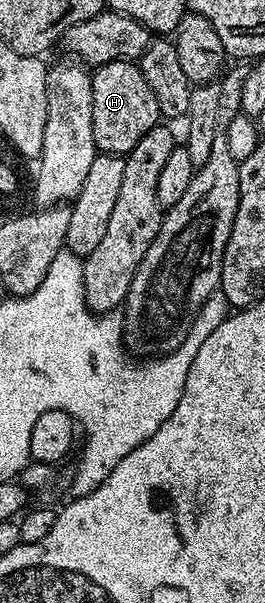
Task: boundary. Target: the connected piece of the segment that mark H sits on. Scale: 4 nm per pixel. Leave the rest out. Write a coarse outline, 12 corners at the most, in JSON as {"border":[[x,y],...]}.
{"border":[[136,62],[92,74],[94,142],[126,156],[161,112]]}

